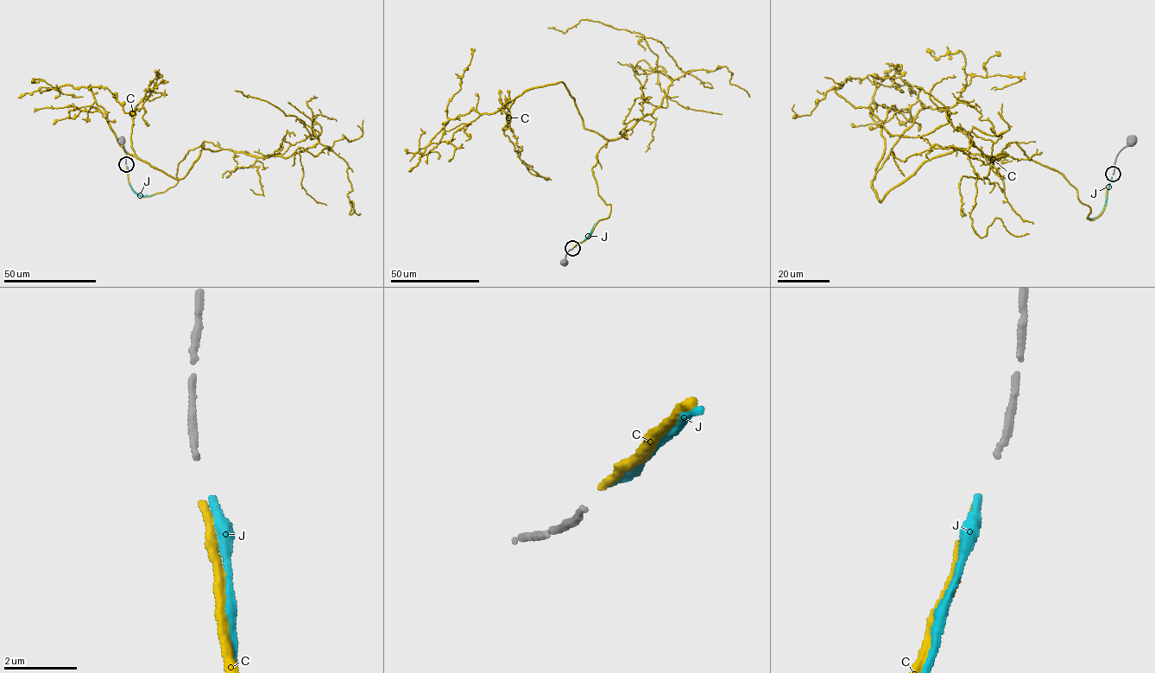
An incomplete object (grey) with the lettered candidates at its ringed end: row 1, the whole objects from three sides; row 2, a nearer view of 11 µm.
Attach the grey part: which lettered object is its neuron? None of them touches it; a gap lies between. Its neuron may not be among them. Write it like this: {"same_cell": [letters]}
{"same_cell": ["J"]}

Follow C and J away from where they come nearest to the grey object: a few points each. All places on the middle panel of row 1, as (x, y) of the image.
C: (573, 247), (609, 214), (592, 168), (609, 140), (584, 128), (561, 82), (450, 118), (472, 49)
J: (574, 247), (583, 242), (599, 220)

